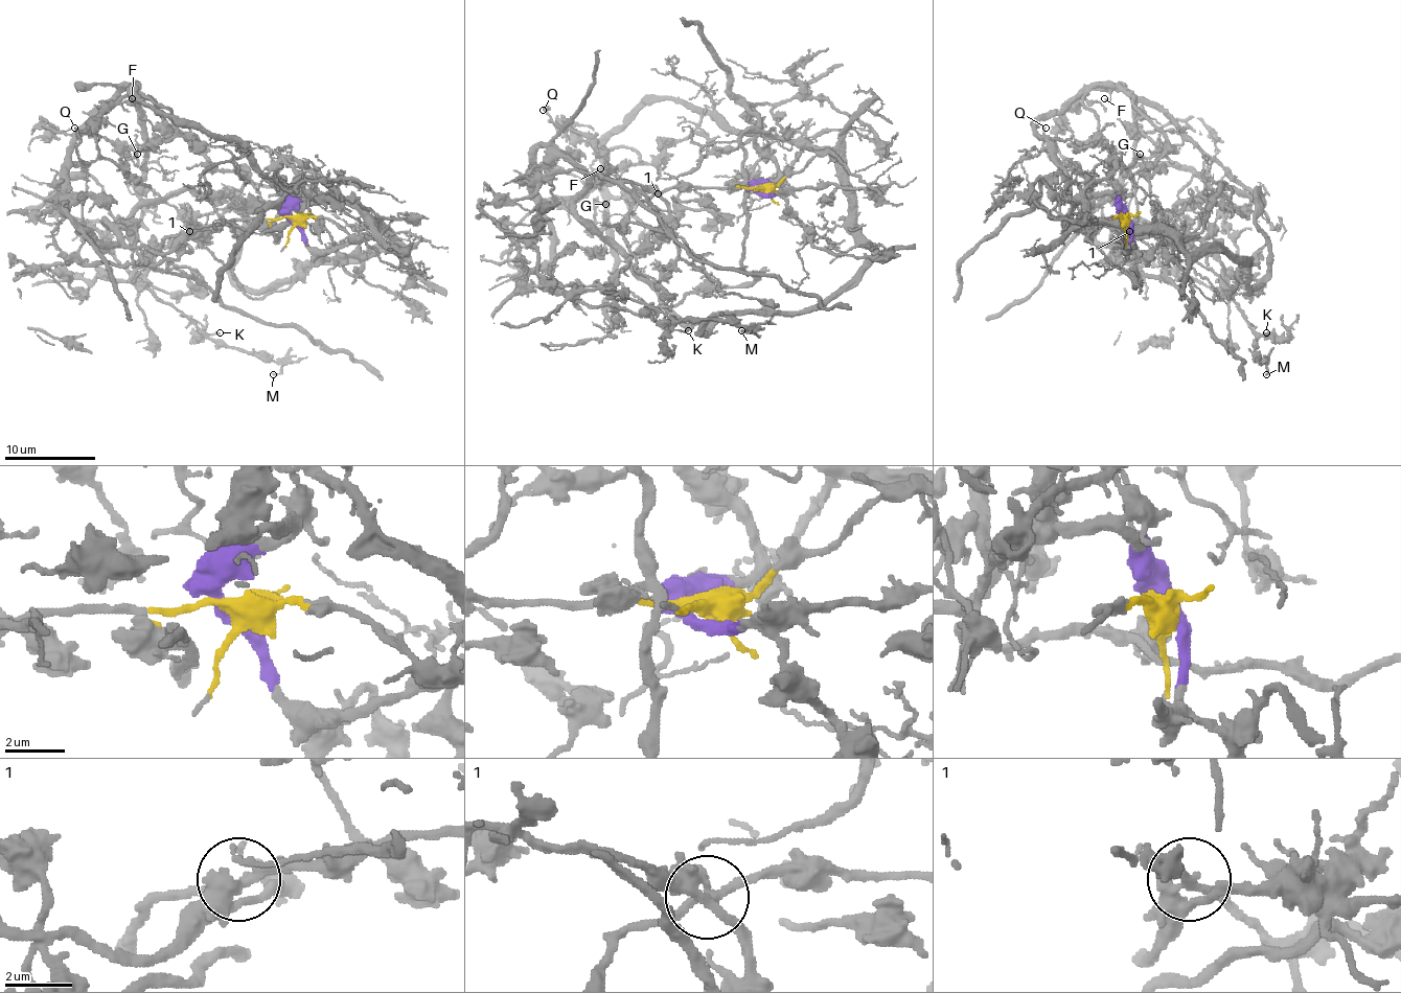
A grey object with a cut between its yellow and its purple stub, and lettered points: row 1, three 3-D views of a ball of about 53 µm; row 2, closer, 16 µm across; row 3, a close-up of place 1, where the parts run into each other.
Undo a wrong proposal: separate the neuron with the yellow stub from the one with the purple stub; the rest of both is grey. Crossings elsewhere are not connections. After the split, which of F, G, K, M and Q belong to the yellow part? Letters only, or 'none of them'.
K, M

